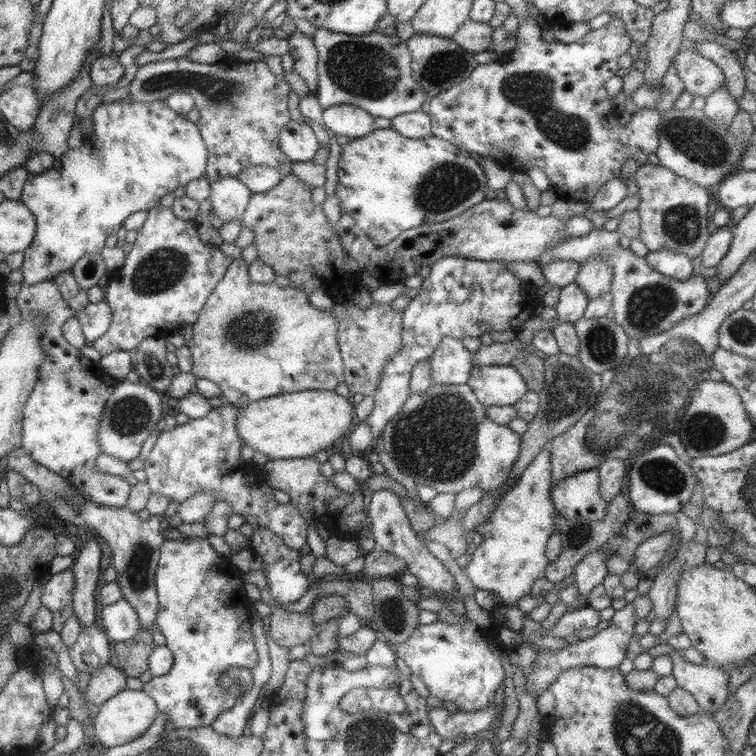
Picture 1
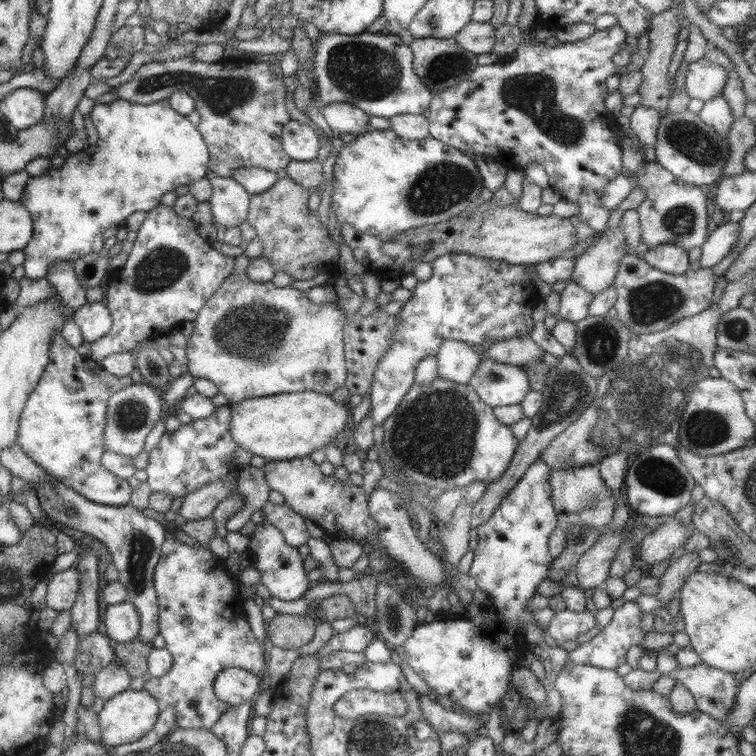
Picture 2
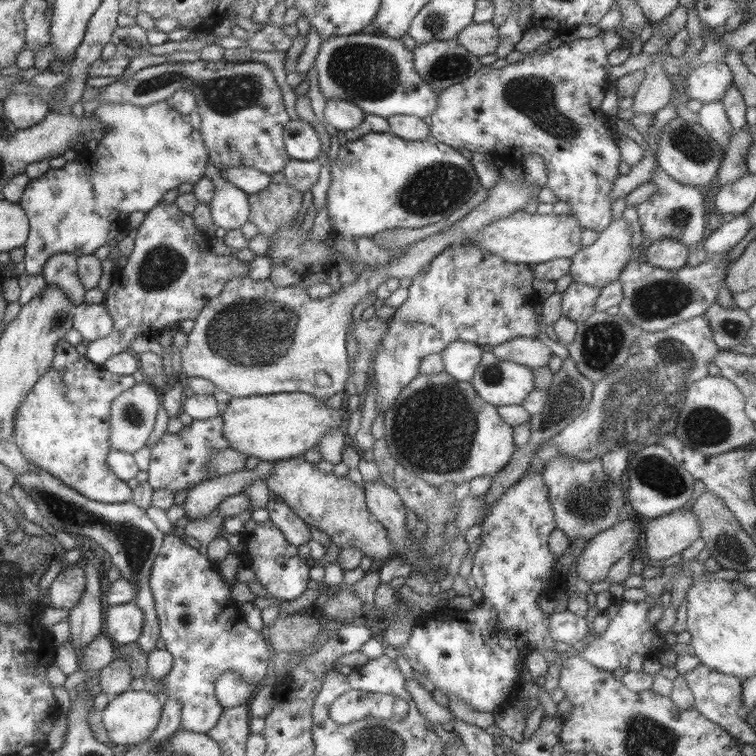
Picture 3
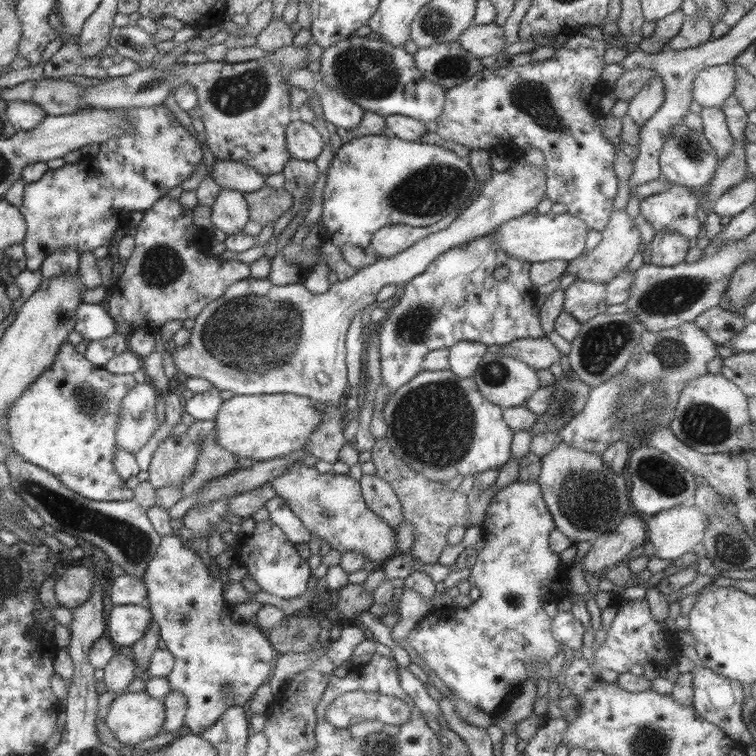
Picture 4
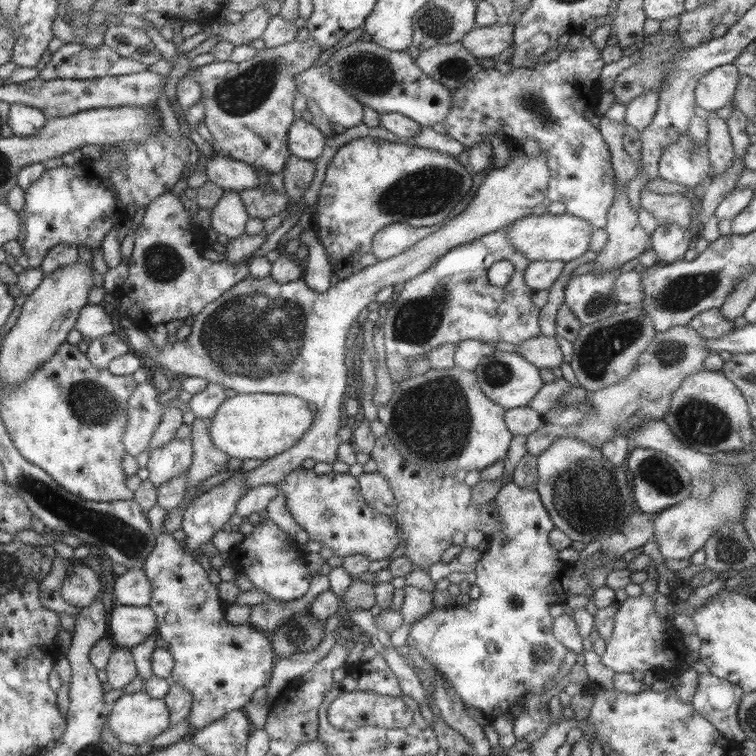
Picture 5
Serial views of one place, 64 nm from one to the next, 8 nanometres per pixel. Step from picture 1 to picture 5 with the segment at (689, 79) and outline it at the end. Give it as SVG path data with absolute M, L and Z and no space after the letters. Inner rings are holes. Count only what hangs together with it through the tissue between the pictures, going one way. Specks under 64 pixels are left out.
M732 63L708 70L694 88L696 106L707 111L728 106L734 97L739 75Z

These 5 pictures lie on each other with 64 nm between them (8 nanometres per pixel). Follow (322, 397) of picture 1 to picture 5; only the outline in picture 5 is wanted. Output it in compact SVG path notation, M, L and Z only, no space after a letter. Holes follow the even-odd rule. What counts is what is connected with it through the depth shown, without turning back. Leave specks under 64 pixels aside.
M267 393L239 394L225 398L208 421L209 438L227 457L265 461L295 444L313 420L307 402L298 396Z

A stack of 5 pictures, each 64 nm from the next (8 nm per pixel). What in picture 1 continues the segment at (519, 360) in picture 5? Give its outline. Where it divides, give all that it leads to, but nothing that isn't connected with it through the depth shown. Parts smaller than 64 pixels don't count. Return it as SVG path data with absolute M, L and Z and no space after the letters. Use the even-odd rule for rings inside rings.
M511 365L474 366L466 383L486 407L512 405L528 391L525 379Z

